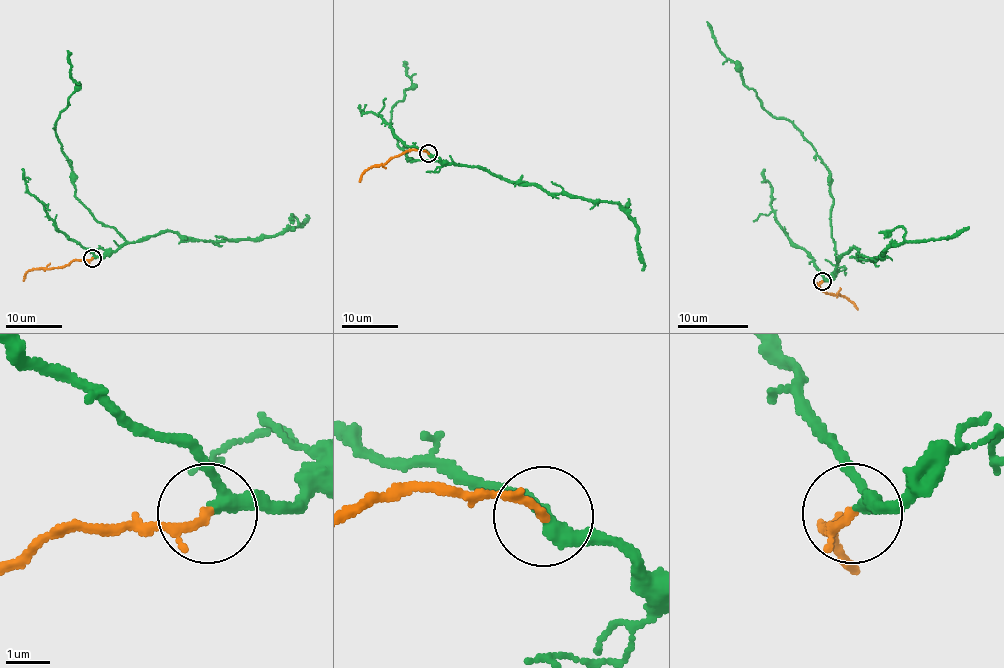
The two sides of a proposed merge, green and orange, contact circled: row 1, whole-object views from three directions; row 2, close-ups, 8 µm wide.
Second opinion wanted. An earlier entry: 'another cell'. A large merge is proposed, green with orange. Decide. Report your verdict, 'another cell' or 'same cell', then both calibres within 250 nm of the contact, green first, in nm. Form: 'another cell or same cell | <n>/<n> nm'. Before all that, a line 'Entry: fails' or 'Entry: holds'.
Entry: fails
same cell | 280/150 nm

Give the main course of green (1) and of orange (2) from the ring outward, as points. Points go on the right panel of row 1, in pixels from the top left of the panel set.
1: (822, 281), (831, 277), (837, 258), (830, 169), (791, 122), (775, 118), (743, 83), (706, 21)
2: (822, 281), (817, 284), (826, 293), (844, 295), (858, 309)

